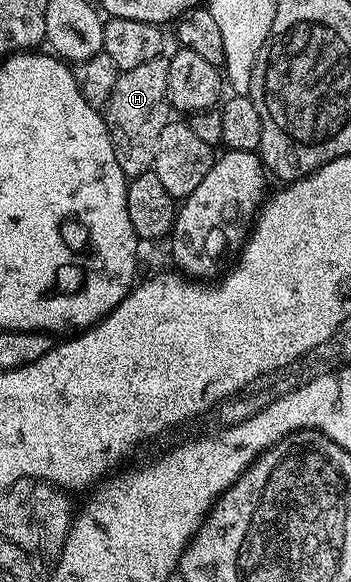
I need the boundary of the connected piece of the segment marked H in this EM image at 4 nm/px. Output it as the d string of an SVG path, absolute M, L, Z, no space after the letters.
M159 55L150 62L142 62L142 66L134 66L134 70L120 72L114 82L114 90L103 117L108 123L114 158L118 158L118 166L122 166L125 176L129 178L152 171L162 130L166 130L170 123L167 73L168 61L163 55Z

